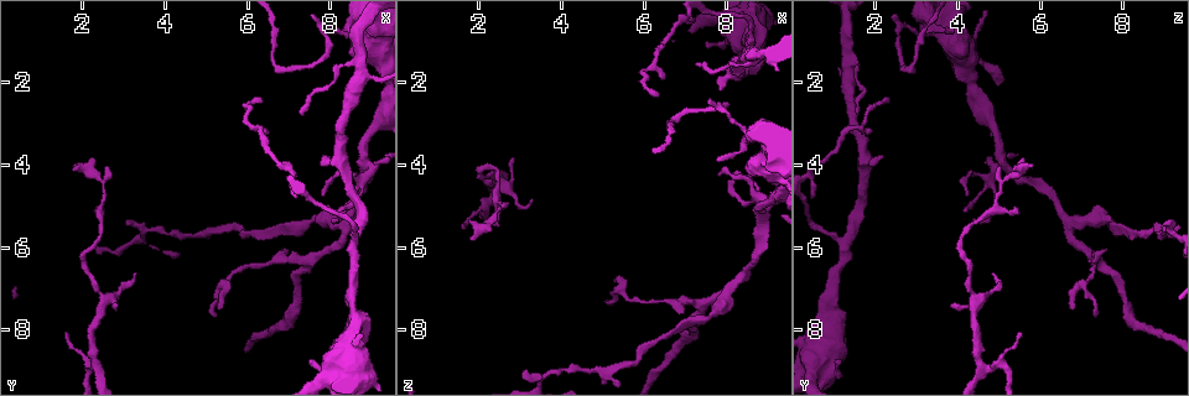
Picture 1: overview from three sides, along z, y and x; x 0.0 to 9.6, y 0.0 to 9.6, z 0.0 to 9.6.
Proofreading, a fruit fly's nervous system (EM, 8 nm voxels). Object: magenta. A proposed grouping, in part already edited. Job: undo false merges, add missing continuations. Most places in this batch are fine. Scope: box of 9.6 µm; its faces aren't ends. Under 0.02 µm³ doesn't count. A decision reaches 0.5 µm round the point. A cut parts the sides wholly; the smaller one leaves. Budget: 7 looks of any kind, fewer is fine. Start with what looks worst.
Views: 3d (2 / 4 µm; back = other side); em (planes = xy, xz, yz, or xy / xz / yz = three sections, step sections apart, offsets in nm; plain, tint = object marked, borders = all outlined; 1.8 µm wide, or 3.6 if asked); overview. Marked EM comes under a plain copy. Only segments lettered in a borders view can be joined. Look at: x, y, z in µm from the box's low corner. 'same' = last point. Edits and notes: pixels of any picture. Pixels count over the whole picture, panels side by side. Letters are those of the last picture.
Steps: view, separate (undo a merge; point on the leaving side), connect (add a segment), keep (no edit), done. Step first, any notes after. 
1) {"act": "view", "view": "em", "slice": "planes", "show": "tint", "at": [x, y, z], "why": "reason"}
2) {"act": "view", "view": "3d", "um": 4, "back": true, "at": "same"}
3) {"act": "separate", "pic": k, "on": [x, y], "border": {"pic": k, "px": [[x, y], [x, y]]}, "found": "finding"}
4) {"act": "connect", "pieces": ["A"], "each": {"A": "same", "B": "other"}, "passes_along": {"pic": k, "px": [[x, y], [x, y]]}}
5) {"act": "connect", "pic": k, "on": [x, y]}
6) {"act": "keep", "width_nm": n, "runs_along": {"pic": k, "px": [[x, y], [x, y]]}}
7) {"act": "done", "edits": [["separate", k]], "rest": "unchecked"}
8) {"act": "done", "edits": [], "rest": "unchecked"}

{"act": "view", "view": "em", "slice": "yz", "step": 4, "show": "borders", "at": [3.25, 6.65, 4.80], "why": "tapers out"}

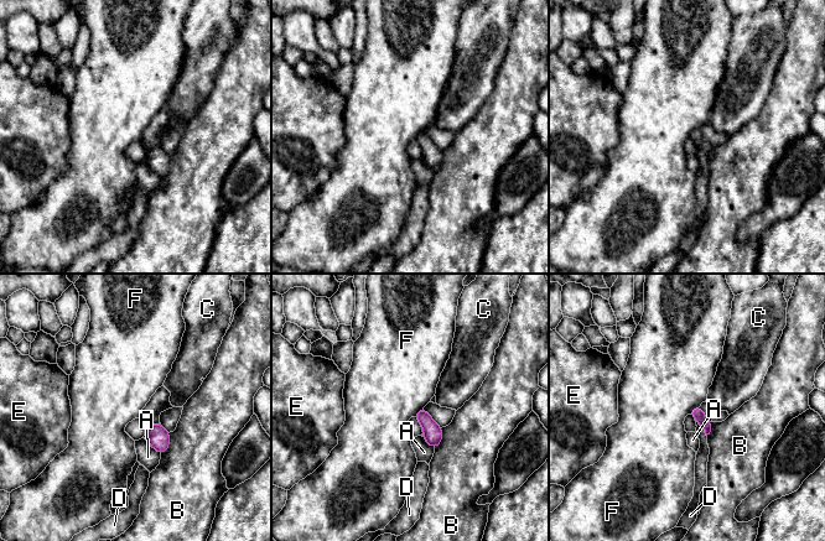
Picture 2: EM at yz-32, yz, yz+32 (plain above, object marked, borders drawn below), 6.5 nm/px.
{"act": "keep", "each": {"A": "other", "B": "other", "C": "other", "D": "other", "E": "other", "F": "other"}, "border": {"pic": 2, "px": [[699, 405], [689, 414]]}, "found": "none of them fits"}

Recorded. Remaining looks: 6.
{"act": "view", "view": "em", "slice": "yz", "step": 4, "show": "borders", "at": [2.40, 5.15, 5.55], "why": "branch stops here"}

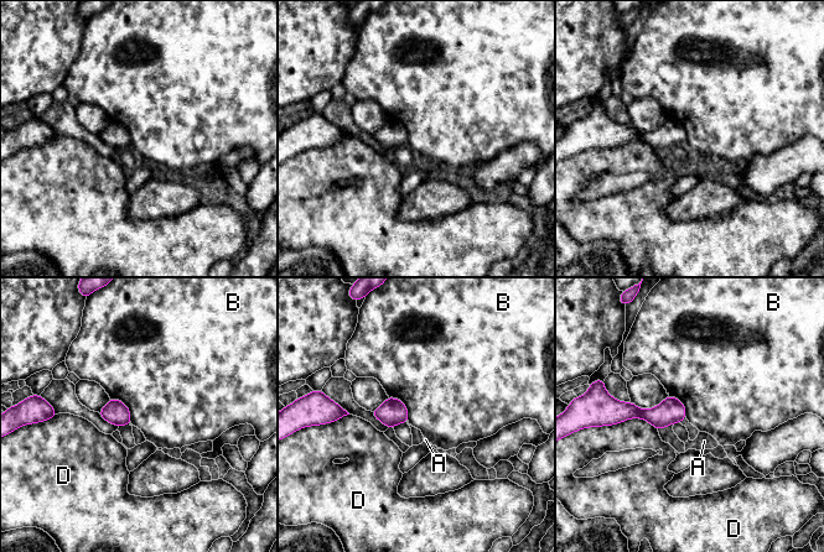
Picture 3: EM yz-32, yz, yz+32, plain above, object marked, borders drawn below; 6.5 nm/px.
{"act": "keep", "each": {"A": "other", "B": "other", "D": "other"}, "border": {"pic": 3, "px": [[388, 395], [404, 404], [409, 421]]}, "found": "none of them fits"}

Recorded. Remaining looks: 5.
{"act": "view", "view": "3d", "um": 4, "at": [6.65, 1.60, 2.90]}

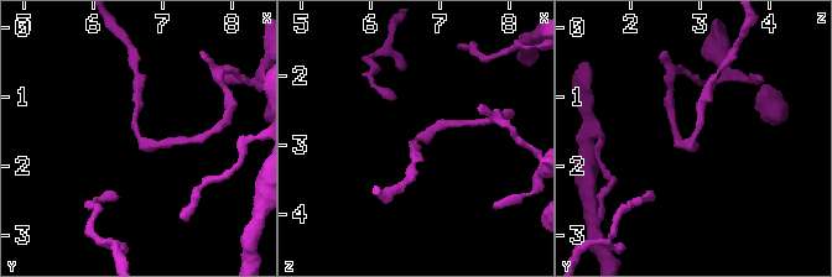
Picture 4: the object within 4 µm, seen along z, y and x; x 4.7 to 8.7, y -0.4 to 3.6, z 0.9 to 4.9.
{"act": "view", "view": "em", "slice": "yz", "step": 16, "show": "tint", "at": [6.70, 1.60, 2.90]}

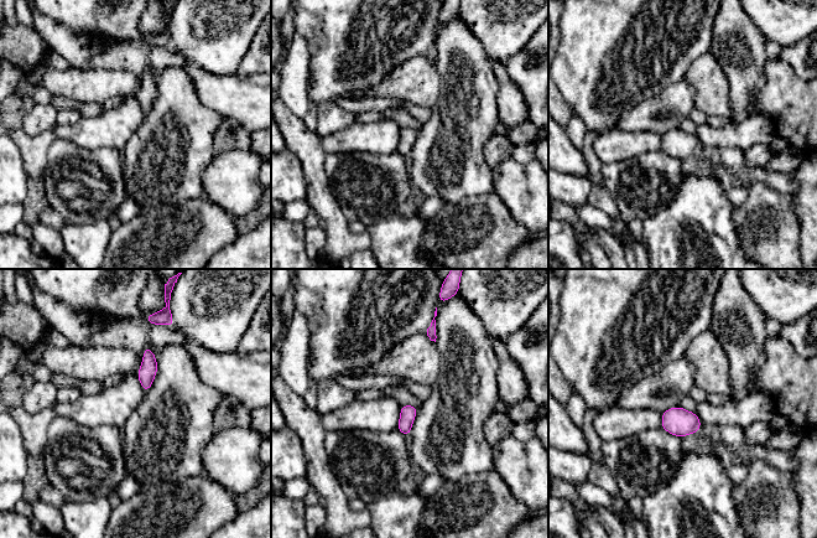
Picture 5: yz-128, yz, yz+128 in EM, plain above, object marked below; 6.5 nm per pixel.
{"act": "view", "view": "em", "slice": "yz", "step": 16, "show": "borders", "at": "same", "why": "what lies round it"}

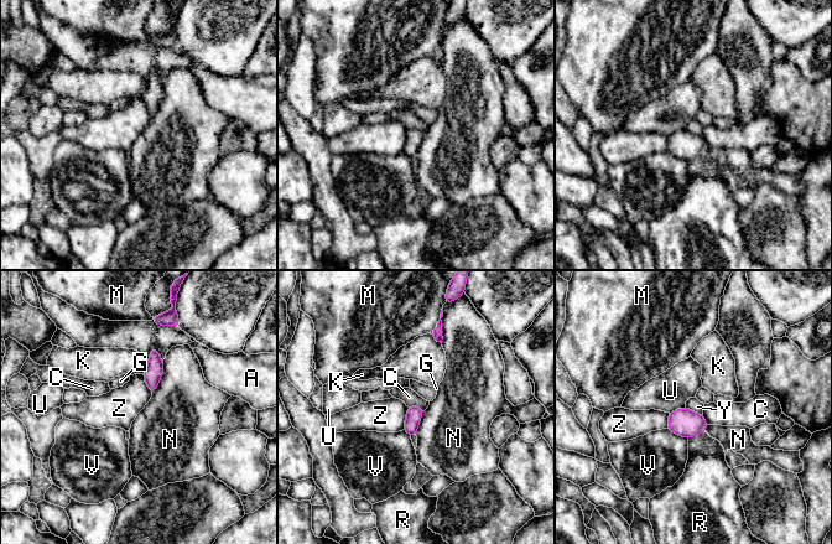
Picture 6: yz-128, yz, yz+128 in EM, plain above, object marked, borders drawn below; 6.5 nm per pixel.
{"act": "keep", "longest_contact_nm": ["N", 240], "each": {"A": "other", "C": "other", "G": "other", "K": "other", "M": "other", "N": "other", "R": "other", "U": "other", "V": "other", "Y": "other", "Z": "other"}, "border": {"pic": 6, "px": [[407, 405], [419, 405], [424, 410]]}, "found": "all the same cell"}

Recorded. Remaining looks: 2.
{"act": "done", "edits": [], "rest": "unchecked"}

